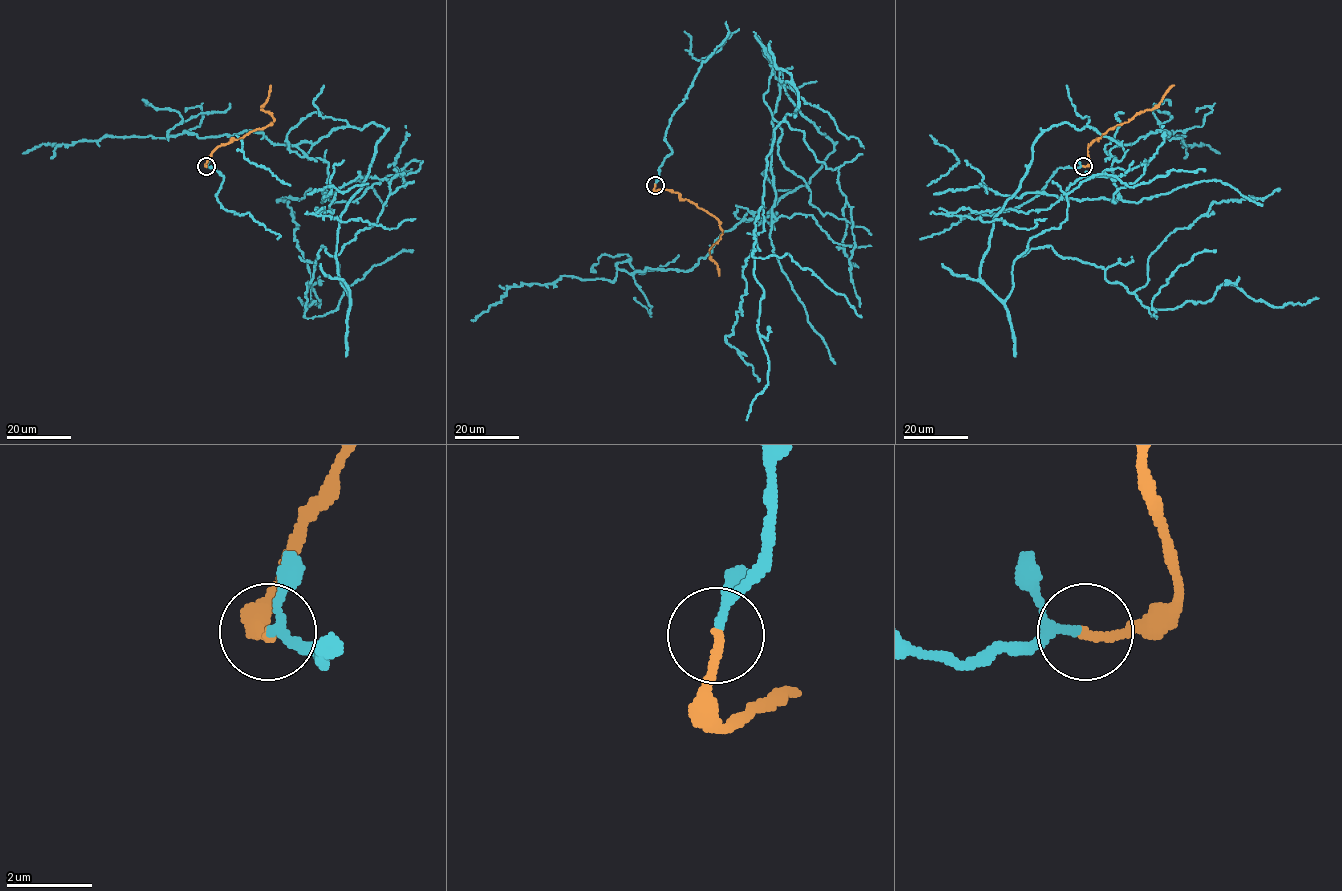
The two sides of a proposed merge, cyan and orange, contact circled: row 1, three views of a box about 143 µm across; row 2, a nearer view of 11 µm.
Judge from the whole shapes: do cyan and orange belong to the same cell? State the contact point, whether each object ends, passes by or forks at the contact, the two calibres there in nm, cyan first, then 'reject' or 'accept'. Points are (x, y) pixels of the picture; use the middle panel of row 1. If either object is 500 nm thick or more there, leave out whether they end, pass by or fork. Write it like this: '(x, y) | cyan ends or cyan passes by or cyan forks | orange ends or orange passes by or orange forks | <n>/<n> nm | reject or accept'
(655, 185) | cyan passes by | orange ends | 160/220 nm | accept

